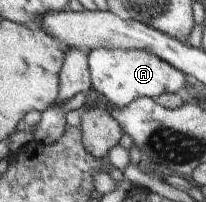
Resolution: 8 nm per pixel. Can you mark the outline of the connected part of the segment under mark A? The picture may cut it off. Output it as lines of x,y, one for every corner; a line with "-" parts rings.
97,47
86,52
91,91
105,102
122,107
137,97
155,98
163,93
184,94
186,76
164,59
142,49

